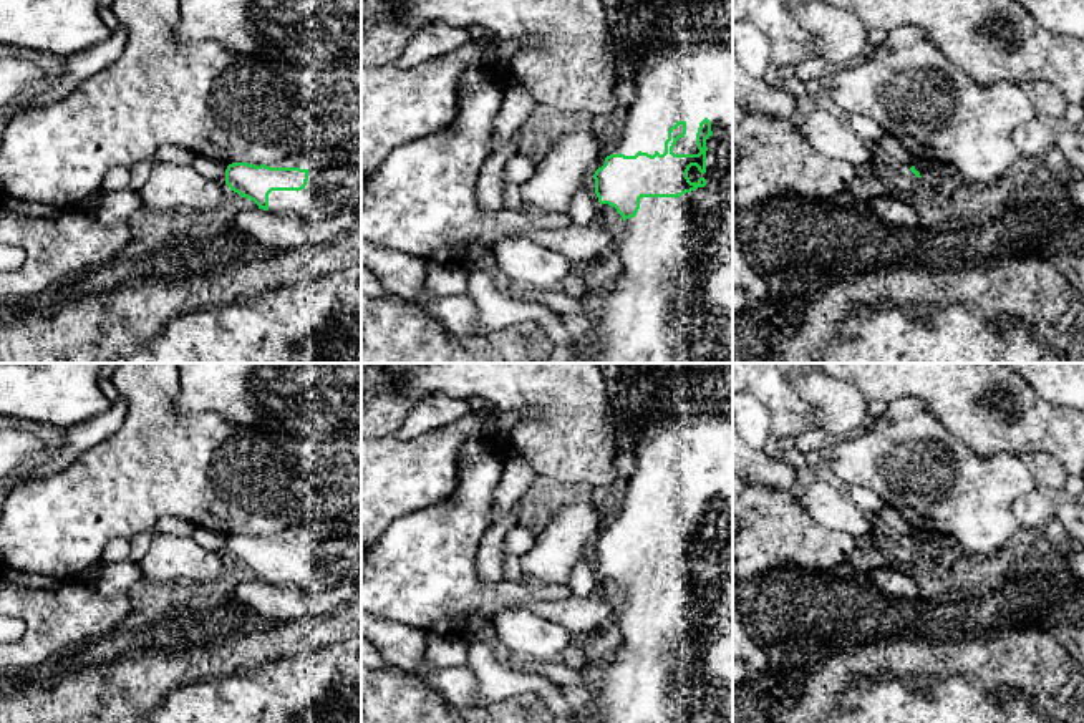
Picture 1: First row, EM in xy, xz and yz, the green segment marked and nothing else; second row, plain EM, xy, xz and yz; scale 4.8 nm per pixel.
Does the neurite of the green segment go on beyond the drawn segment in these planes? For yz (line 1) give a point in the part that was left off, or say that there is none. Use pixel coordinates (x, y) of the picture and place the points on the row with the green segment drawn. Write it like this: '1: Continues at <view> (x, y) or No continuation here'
1: No continuation here

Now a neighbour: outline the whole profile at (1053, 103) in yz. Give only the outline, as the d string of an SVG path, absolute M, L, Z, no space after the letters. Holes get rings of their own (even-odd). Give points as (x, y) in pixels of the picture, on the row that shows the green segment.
M1036 81L1034 91L1039 96L1041 114L1054 126L1061 128L1067 108L1067 99L1059 88L1048 81Z

